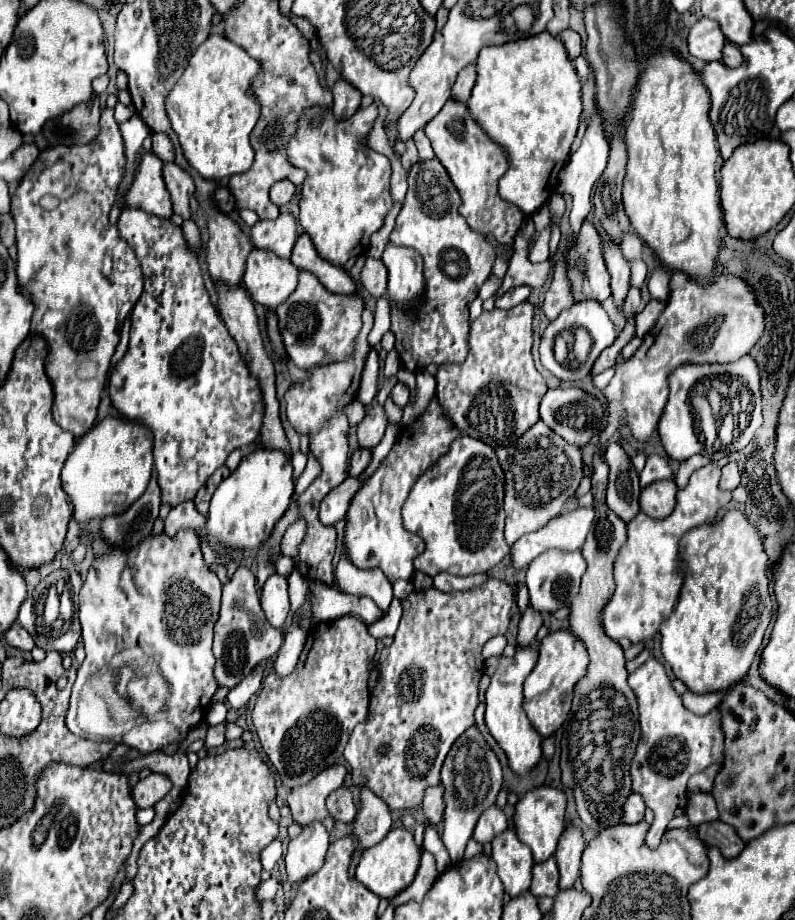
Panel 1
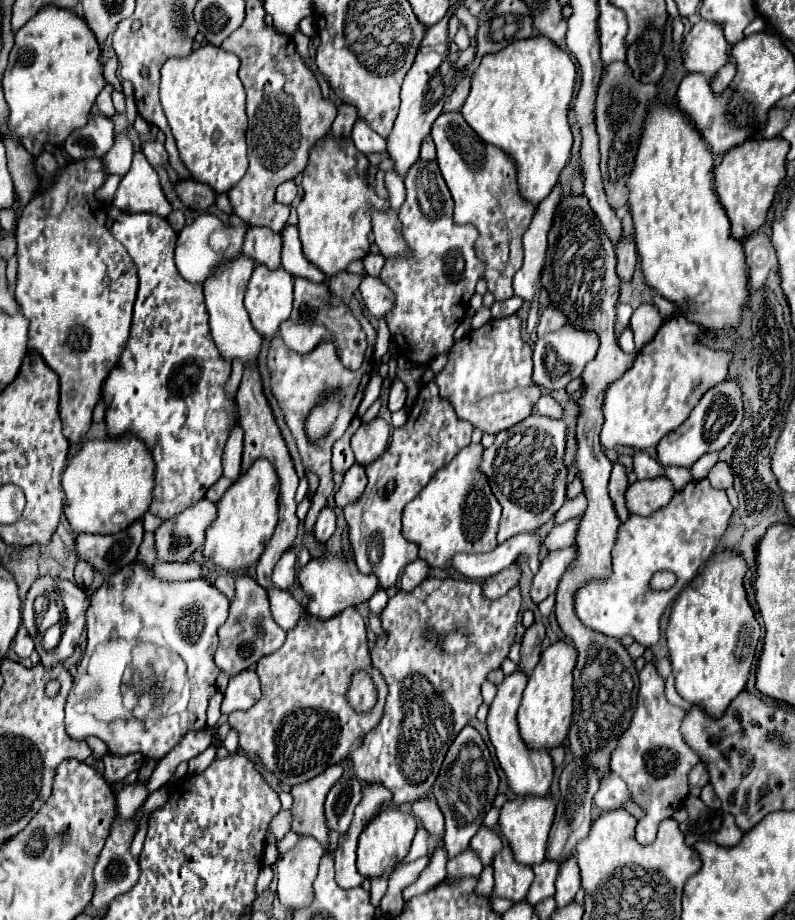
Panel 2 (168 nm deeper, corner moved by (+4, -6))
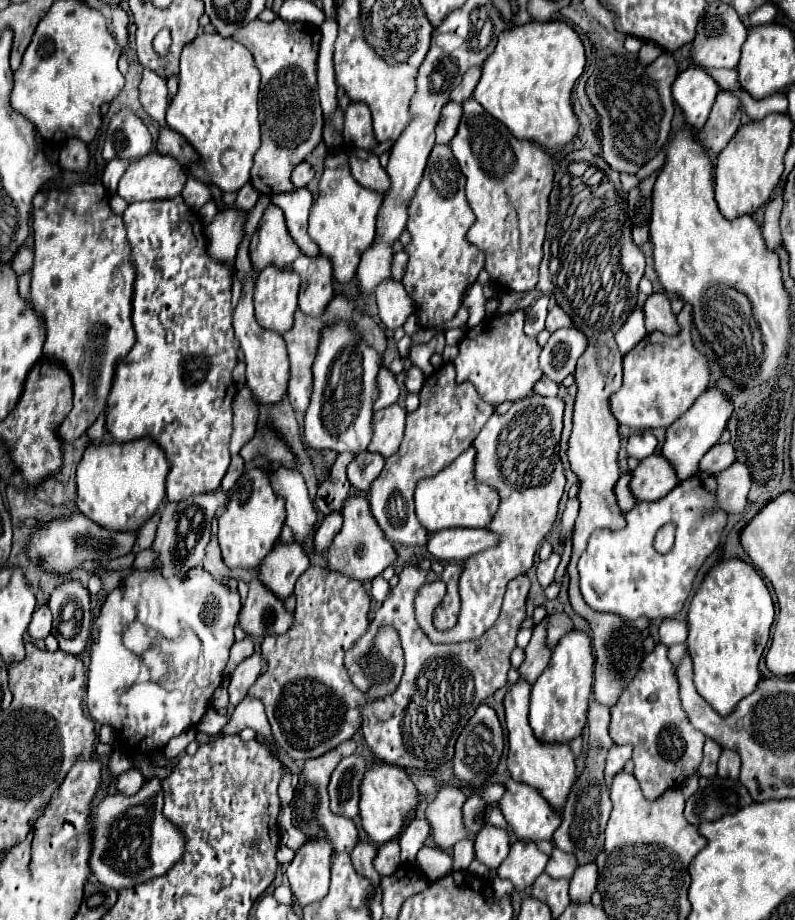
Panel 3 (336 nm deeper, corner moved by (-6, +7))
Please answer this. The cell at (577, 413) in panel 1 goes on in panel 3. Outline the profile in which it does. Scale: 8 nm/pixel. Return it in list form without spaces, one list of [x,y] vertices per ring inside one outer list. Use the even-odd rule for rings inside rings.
[[[541,377],[537,383],[535,383],[535,393],[539,395],[557,395],[557,383],[553,383],[549,377]]]

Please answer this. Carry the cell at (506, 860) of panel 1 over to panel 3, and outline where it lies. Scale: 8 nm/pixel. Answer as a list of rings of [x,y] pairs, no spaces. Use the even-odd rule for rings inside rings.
[[[515,841],[505,861],[497,867],[501,879],[509,879],[517,891],[523,891],[535,883],[547,865],[547,855],[539,851],[533,841]]]

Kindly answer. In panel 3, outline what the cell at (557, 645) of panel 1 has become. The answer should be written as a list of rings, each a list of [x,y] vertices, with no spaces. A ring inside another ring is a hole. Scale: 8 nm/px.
[[[569,631],[555,647],[549,665],[533,683],[529,725],[539,741],[567,743],[579,737],[587,721],[587,705],[593,689],[591,641],[583,631]]]

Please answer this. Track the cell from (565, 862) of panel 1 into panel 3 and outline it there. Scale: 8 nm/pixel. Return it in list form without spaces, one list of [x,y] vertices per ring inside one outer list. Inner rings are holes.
[[[595,863],[579,865],[571,877],[569,887],[571,901],[589,901],[591,893],[595,891],[595,883],[597,883],[597,865]]]

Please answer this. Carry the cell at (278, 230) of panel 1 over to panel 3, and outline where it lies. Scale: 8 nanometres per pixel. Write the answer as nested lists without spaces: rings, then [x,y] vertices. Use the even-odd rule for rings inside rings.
[[[269,205],[251,241],[251,263],[259,271],[267,265],[289,267],[299,255],[301,251],[285,227],[283,211],[277,205]]]

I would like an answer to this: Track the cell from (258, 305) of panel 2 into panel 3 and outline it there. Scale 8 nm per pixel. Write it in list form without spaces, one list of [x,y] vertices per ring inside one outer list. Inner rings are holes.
[[[269,265],[263,271],[259,271],[257,281],[255,281],[255,317],[257,321],[277,333],[285,333],[291,329],[293,325],[293,313],[297,309],[297,295],[299,295],[301,283],[295,271],[287,269],[287,267],[277,267],[277,265]]]

